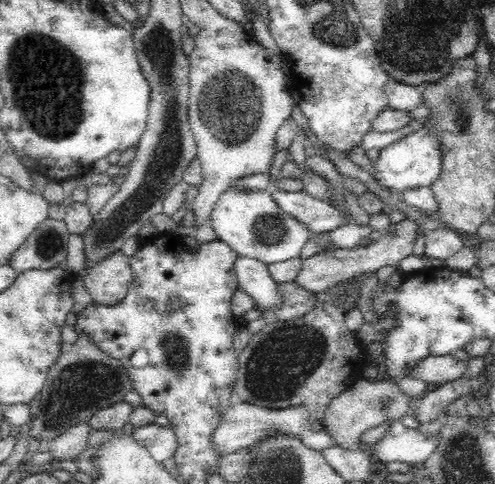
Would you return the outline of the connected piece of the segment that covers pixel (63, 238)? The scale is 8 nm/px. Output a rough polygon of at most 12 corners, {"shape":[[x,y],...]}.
{"shape":[[48,217],[15,250],[17,274],[52,270],[66,260],[64,220]]}

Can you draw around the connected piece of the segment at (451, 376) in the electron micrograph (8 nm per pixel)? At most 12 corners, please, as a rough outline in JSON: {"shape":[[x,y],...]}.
{"shape":[[451,355],[416,362],[406,376],[439,386],[460,378],[466,361]]}

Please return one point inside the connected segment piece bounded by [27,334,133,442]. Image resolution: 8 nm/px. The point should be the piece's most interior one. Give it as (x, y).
(84, 380)

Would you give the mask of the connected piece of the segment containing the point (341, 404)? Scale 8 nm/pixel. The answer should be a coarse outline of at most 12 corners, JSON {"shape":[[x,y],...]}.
{"shape":[[360,378],[318,428],[358,451],[363,432],[412,413],[398,382]]}

